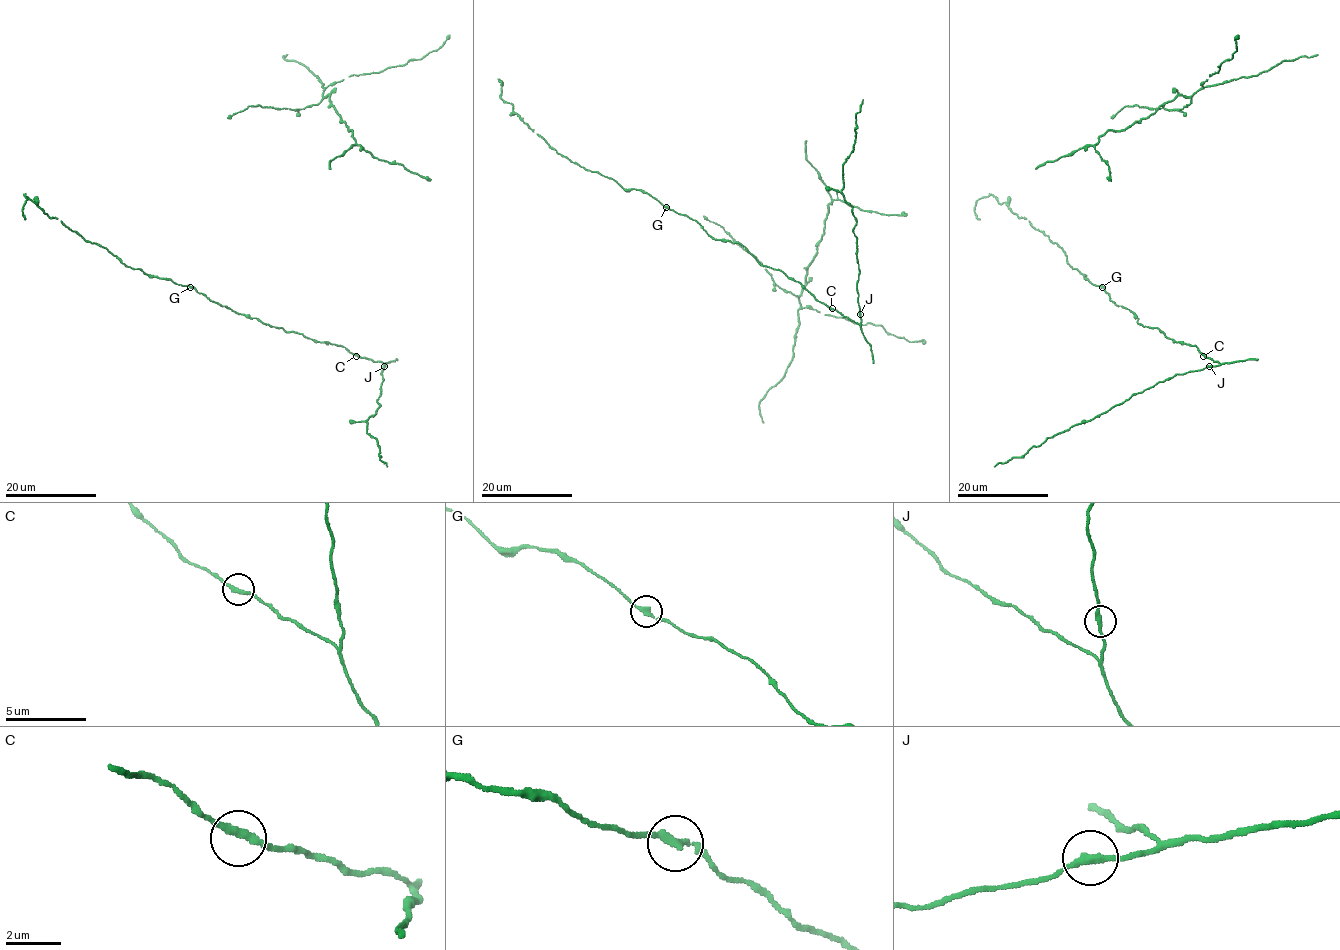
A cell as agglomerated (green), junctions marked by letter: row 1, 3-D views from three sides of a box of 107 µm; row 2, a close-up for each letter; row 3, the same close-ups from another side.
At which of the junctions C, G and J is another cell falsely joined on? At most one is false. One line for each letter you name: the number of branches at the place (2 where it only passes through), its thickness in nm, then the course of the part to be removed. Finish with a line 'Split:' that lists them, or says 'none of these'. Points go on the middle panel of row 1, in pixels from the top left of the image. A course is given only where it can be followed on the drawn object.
Split: none of these

